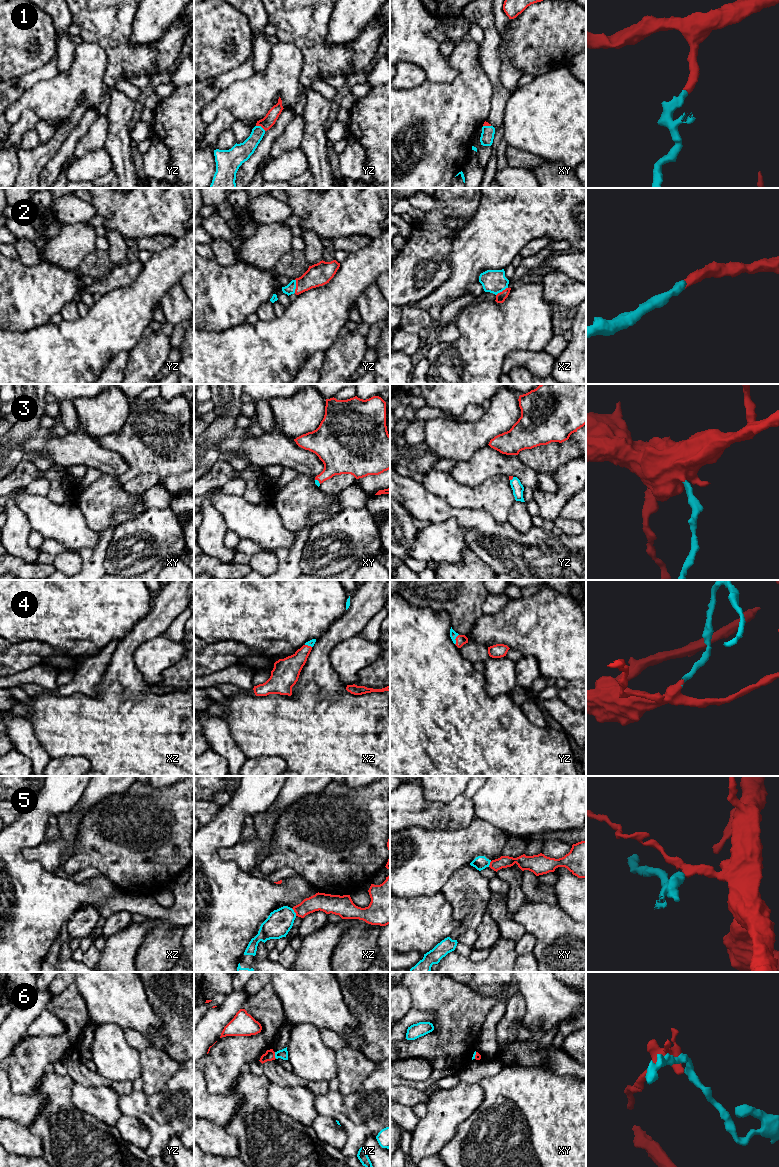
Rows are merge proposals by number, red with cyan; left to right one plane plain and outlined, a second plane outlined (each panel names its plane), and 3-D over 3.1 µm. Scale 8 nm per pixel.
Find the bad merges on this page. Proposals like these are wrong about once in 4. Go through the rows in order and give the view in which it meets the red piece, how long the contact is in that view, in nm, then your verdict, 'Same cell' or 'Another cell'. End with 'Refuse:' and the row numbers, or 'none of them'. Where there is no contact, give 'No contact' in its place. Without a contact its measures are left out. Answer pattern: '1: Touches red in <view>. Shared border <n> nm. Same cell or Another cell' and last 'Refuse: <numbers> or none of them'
1: Touches red in yz. Shared border 90 nm. Same cell
2: Touches red in yz. Shared border 110 nm. Same cell
3: Touches red in xy. Shared border 60 nm. Same cell
4: Touches red in yz. Shared border 90 nm. Same cell
5: Touches red in xz. Shared border 80 nm. Another cell
6: Touches red in yz. Shared border 60 nm. Another cell
Refuse: 5, 6

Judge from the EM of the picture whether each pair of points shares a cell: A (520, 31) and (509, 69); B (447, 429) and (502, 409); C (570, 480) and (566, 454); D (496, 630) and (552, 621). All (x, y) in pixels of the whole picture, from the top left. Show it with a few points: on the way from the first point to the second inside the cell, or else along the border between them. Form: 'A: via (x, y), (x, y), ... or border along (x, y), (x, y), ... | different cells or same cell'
A: border along (502, 60), (507, 60), (524, 73) | different cells
B: via (461, 430), (481, 430), (488, 423) | same cell
C: border along (575, 458), (561, 464), (552, 475) | different cells
D: via (510, 626), (538, 625) | same cell

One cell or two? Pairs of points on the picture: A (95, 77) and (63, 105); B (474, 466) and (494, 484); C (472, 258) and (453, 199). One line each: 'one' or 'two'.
A: one
B: two
C: two

